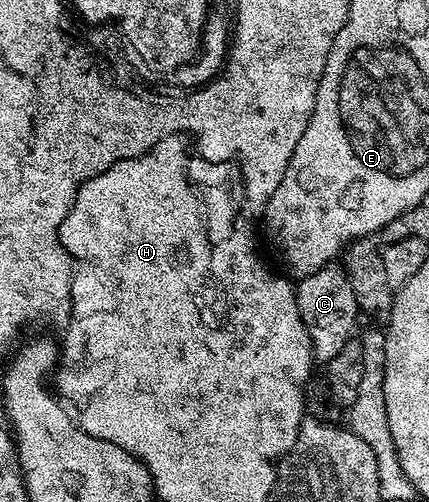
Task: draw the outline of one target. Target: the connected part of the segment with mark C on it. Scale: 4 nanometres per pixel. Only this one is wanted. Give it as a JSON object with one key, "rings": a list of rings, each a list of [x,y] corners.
{"rings":[[[329,264],[318,272],[307,274],[295,283],[295,287],[298,312],[302,312],[306,332],[310,332],[313,359],[317,363],[326,364],[353,341],[352,329],[356,326],[356,318],[358,319],[354,288],[347,272],[336,264]]]}

